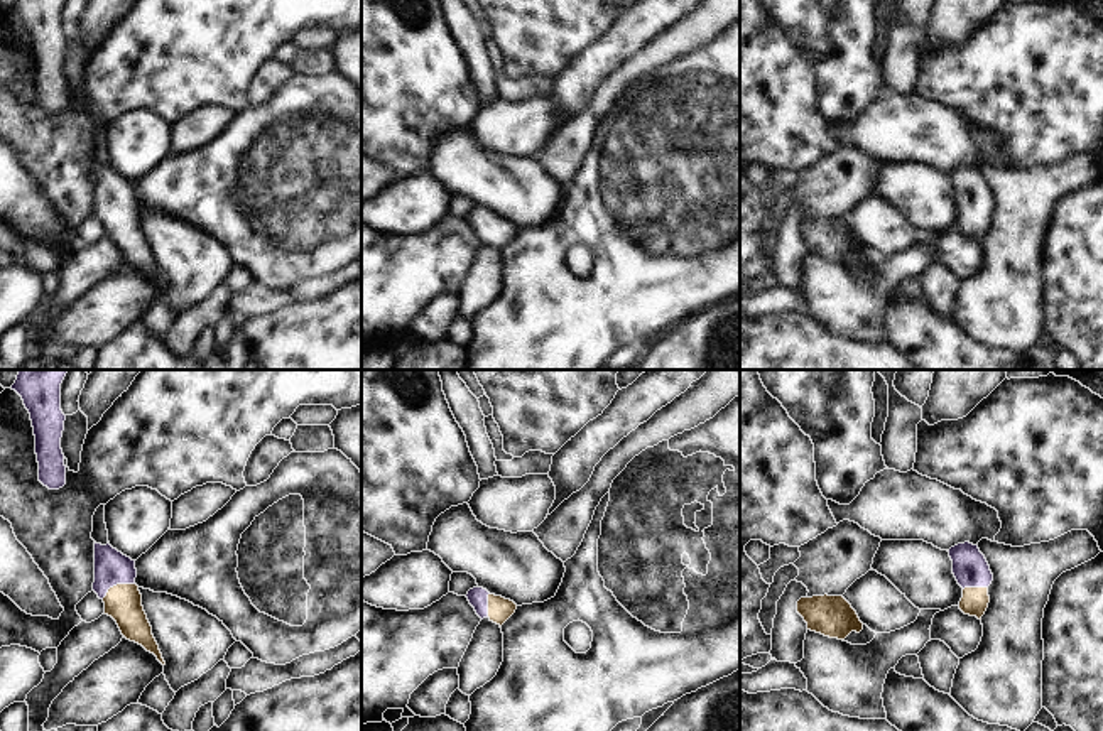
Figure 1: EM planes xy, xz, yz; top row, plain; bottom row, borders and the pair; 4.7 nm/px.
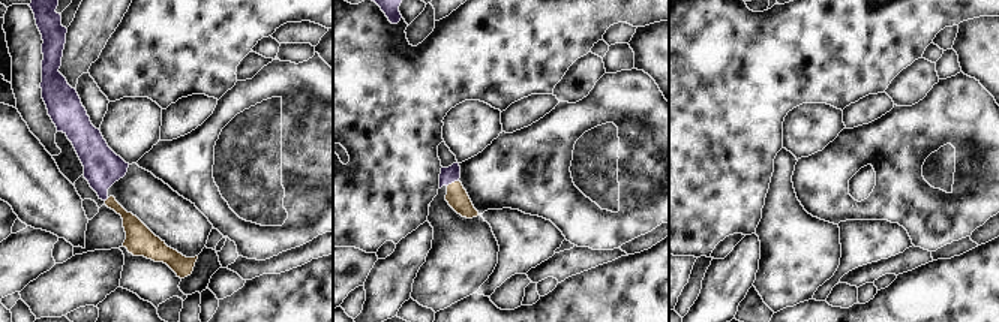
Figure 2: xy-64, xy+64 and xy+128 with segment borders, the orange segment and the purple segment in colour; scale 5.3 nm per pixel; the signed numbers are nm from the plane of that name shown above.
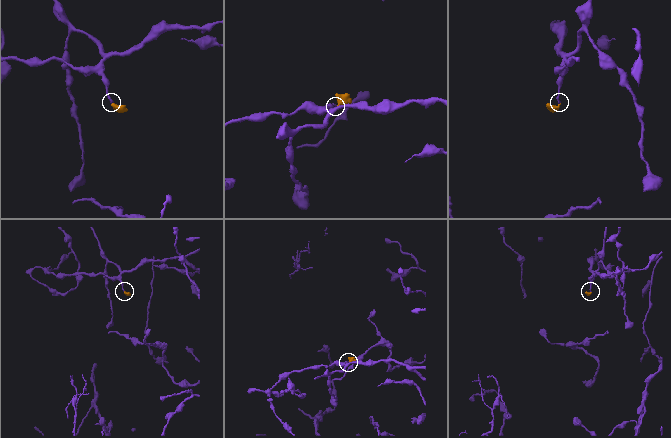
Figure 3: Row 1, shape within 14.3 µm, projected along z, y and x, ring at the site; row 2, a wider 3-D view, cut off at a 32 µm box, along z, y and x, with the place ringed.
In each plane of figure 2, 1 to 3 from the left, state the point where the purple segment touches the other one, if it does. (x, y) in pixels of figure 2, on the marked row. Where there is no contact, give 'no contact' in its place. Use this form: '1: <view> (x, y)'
1: xy-64 (107, 199)
2: xy+64 (452, 183)
3: no contact

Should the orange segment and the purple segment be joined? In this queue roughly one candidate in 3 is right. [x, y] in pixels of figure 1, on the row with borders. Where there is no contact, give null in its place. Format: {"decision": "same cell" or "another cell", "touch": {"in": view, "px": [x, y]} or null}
{"decision": "same cell", "touch": {"in": "xy", "px": [117, 584]}}

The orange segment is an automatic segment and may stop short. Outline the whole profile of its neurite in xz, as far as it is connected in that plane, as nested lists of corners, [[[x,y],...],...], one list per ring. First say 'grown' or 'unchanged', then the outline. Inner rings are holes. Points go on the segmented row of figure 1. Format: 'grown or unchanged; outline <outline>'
grown; outline [[[473,588],[466,594],[470,604],[475,608],[476,615],[483,620],[488,618],[497,625],[503,625],[517,609],[517,604],[502,596],[490,594],[483,588]]]

